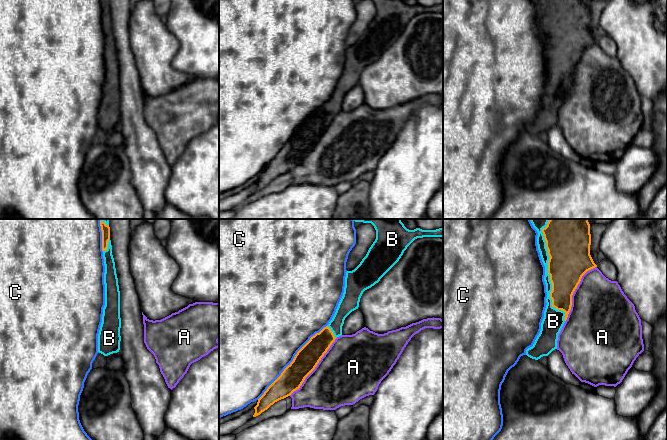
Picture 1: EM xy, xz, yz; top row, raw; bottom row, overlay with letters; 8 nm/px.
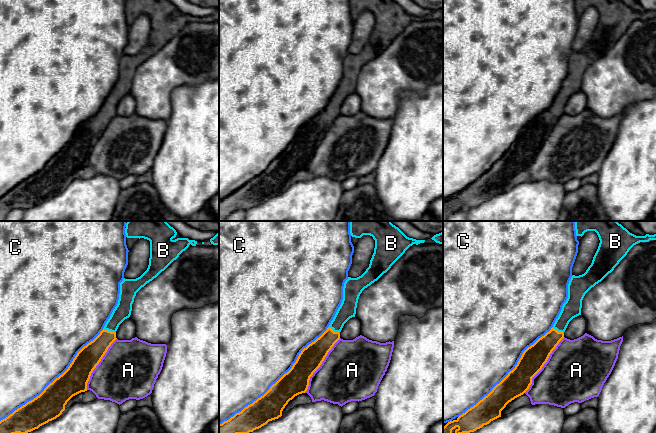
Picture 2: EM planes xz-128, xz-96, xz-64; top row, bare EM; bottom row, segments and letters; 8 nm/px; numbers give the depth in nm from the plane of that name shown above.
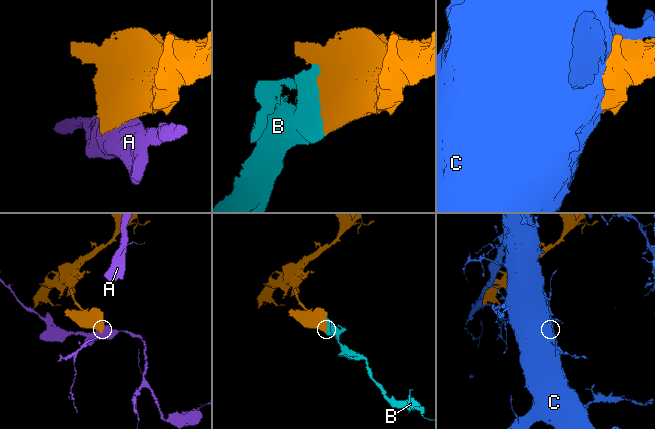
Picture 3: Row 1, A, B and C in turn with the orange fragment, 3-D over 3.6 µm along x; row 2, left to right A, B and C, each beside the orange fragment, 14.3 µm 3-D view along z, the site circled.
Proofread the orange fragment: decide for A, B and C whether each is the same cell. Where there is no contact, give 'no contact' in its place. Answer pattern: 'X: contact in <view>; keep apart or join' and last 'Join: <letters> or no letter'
A: contact in xz; keep apart
B: contact in yz; join
C: contact in xz; keep apart
Join: B

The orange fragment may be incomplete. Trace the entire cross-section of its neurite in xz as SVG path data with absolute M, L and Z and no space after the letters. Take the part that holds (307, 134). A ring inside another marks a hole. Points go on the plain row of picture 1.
M404 0L372 1L376 6L376 15L360 40L354 46L346 48L344 69L332 96L310 114L258 175L253 193L300 164L335 115L342 111L344 96L352 87L358 85L363 68L380 57L415 15L443 13L443 3L436 6L409 6Z

